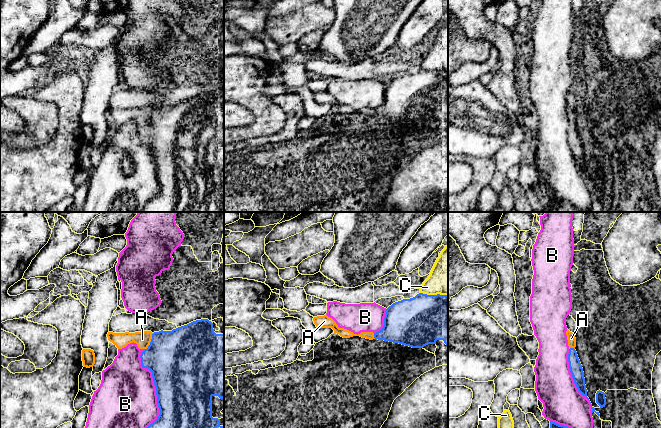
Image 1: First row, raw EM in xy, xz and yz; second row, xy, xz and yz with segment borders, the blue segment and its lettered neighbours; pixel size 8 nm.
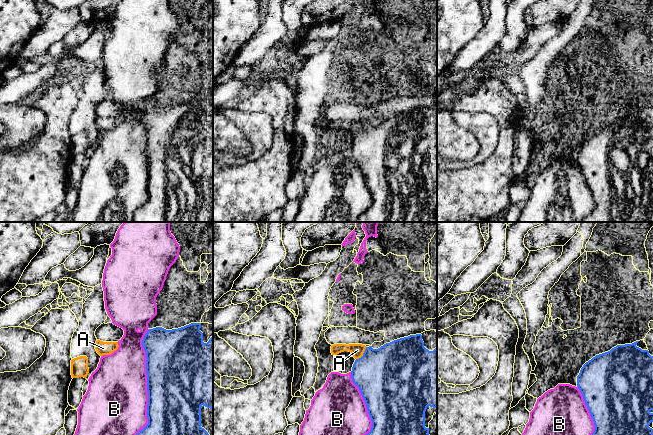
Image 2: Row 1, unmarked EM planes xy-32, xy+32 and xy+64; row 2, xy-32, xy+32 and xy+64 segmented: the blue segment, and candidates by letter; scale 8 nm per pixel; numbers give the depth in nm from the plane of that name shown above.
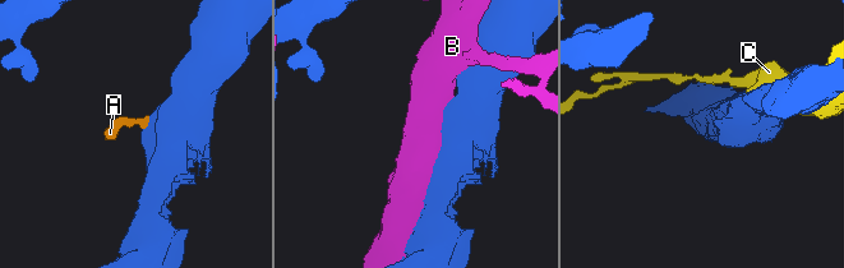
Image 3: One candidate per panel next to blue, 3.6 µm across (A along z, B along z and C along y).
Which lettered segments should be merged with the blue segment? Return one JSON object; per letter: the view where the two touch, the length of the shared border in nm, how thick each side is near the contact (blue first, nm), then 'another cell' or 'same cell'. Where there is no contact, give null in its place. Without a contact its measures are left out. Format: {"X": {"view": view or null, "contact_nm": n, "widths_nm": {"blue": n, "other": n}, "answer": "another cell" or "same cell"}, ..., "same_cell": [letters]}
{"A": {"view": "xy", "contact_nm": 150, "widths_nm": {"blue": 460, "other": 120}, "answer": "same cell"}, "B": {"view": "xy", "contact_nm": 650, "widths_nm": {"blue": 500, "other": 480}, "answer": "another cell"}, "C": {"view": "xz", "contact_nm": 220, "widths_nm": {"blue": 400, "other": 280}, "answer": "another cell"}, "same_cell": ["A"]}

